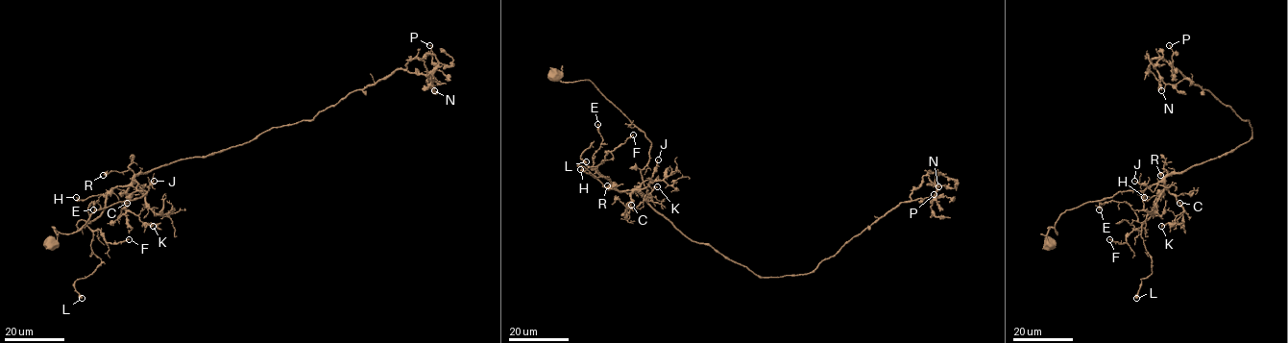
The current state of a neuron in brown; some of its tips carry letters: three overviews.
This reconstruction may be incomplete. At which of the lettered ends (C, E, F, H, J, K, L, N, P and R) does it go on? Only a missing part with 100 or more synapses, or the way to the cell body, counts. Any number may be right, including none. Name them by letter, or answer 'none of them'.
none of them

